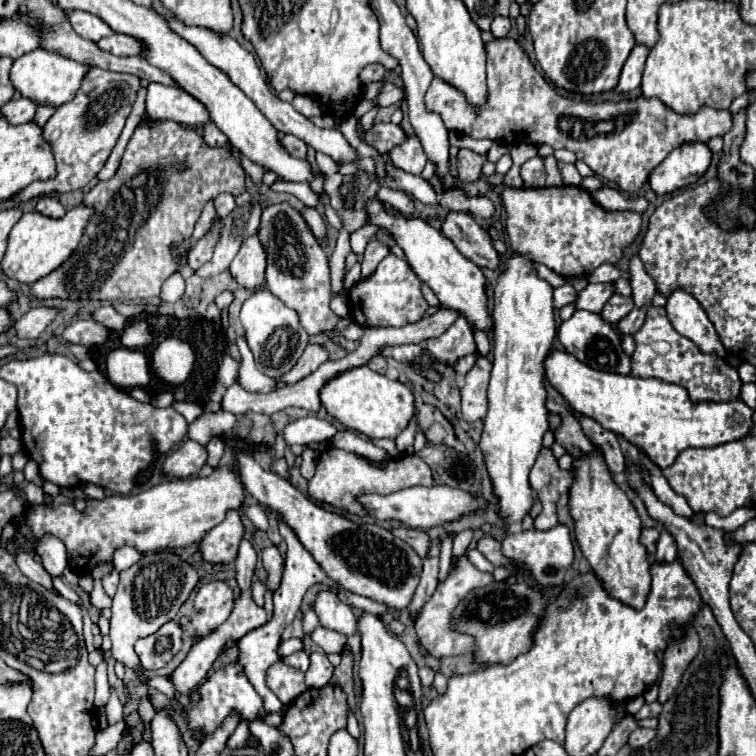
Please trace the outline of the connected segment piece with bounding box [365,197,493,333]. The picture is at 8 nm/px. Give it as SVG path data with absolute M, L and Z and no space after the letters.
M375 197L367 201L365 211L369 213L369 223L379 225L387 229L399 243L399 247L405 251L407 261L411 269L417 273L421 281L425 281L433 293L439 297L441 305L447 309L453 309L461 313L473 329L489 333L493 329L493 319L487 309L487 291L485 291L485 275L483 271L471 263L467 257L463 257L457 247L437 229L433 229L429 223L421 219L407 219L401 213L387 213L383 209L383 203L377 201Z

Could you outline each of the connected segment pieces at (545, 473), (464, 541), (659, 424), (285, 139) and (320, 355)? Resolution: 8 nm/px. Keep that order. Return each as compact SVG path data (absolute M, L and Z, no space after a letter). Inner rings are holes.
M541 449L539 457L531 469L529 475L529 485L535 491L535 495L543 503L541 515L535 519L535 529L537 531L547 531L557 525L557 515L555 515L555 503L559 495L567 493L573 483L573 477L569 471L559 469L557 459L553 457L551 449Z
M472 529L464 530L459 533L453 541L452 555L453 557L460 557L466 553L471 540L473 538L474 531Z
M551 351L545 361L547 381L561 393L565 403L583 417L595 419L603 429L621 433L639 447L659 469L669 467L687 447L715 447L745 437L751 431L753 409L741 399L731 403L691 403L687 391L659 379L641 379L595 371L565 351Z
M283 135L279 143L285 147L285 151L287 151L291 157L303 159L305 153L307 153L307 145L305 145L301 139L297 139L295 135Z
M309 345L303 355L299 357L299 361L295 363L295 367L291 371L287 371L281 377L281 383L285 385L293 385L297 381L301 381L303 377L311 375L319 365L323 365L327 361L327 349L321 345Z

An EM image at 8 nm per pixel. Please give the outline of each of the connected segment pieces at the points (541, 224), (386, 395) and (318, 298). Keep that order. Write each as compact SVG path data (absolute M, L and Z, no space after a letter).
M543 187L543 189L503 189L505 231L511 249L547 265L565 279L589 277L599 265L617 265L623 249L641 231L641 215L635 211L605 211L583 187Z
M367 365L349 369L329 381L321 391L321 401L327 413L339 419L347 429L359 431L371 439L395 439L415 417L413 391L399 381L389 381L385 375L371 371Z
M275 203L263 209L259 239L267 247L267 289L289 309L297 311L303 329L309 335L331 331L339 317L331 311L331 279L329 263L305 219L287 203Z

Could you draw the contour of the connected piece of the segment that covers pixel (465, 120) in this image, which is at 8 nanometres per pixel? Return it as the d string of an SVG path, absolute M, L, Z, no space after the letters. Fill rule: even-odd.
M511 37L503 39L493 39L485 43L487 51L487 101L479 107L471 105L465 95L449 85L447 81L435 77L431 81L431 87L425 95L427 107L431 111L439 113L443 117L443 123L447 129L453 129L457 133L465 133L475 139L493 139L503 145L519 145L519 143L529 143L529 145L551 145L553 149L569 149L577 155L577 159L585 161L601 179L617 183L621 191L627 193L637 193L643 183L649 179L651 171L675 149L681 147L683 143L693 143L693 141L703 141L707 143L711 137L723 137L731 129L731 113L729 111L719 111L713 107L703 105L697 113L691 115L679 115L671 111L667 105L663 105L655 97L637 97L637 99L623 99L623 101L603 101L603 103L587 103L587 101L573 101L569 97L559 95L547 81L545 77L533 67L529 61L529 55L521 47L519 41Z

